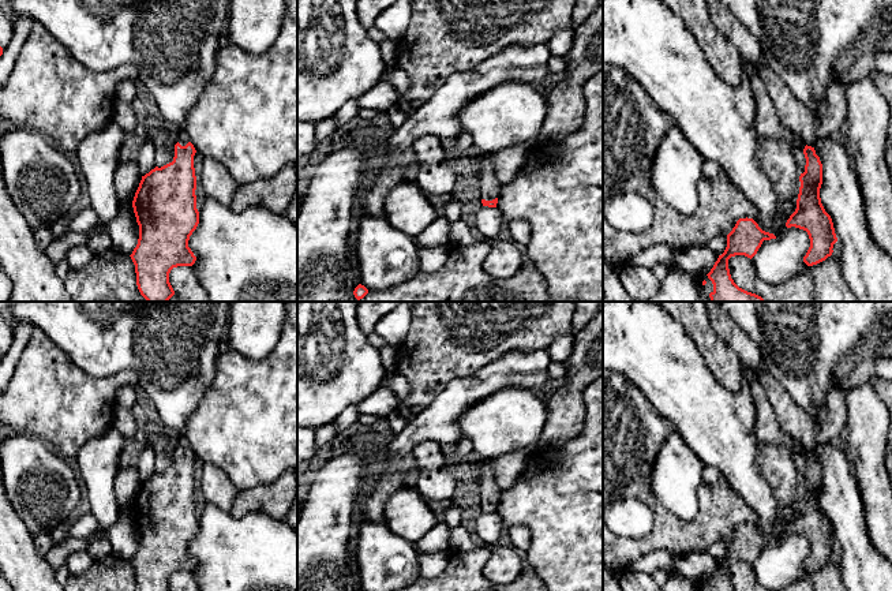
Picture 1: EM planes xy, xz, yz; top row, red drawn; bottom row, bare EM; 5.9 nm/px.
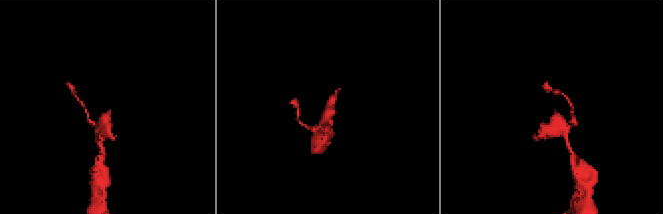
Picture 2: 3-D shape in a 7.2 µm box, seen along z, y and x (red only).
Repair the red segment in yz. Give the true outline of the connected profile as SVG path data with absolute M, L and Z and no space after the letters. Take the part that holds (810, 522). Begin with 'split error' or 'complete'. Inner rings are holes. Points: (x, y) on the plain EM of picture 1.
split error; M705 302L709 322L716 334L723 338L739 356L742 369L749 371L750 393L757 409L756 437L760 444L787 446L794 455L801 455L806 464L805 478L801 479L797 515L786 528L807 538L810 553L803 562L807 572L825 566L833 558L837 547L831 521L825 517L820 494L822 490L822 470L814 453L805 452L780 427L777 415L771 405L764 386L757 381L761 370L760 349L749 334L726 313L723 302Z

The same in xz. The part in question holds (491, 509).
split error; M491 460L479 464L480 470L480 495L483 512L496 513L499 502L499 489L495 482L495 471Z

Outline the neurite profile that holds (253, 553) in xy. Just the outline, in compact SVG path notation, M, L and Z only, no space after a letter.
M206 502L188 553L196 562L192 575L200 591L297 591L297 534L285 520L262 512L233 517L229 512Z

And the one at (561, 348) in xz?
M573 333L565 334L552 341L547 348L551 362L563 363L573 352Z

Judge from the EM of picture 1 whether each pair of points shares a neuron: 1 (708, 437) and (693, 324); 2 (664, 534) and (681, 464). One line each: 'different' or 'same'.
1: different
2: different

